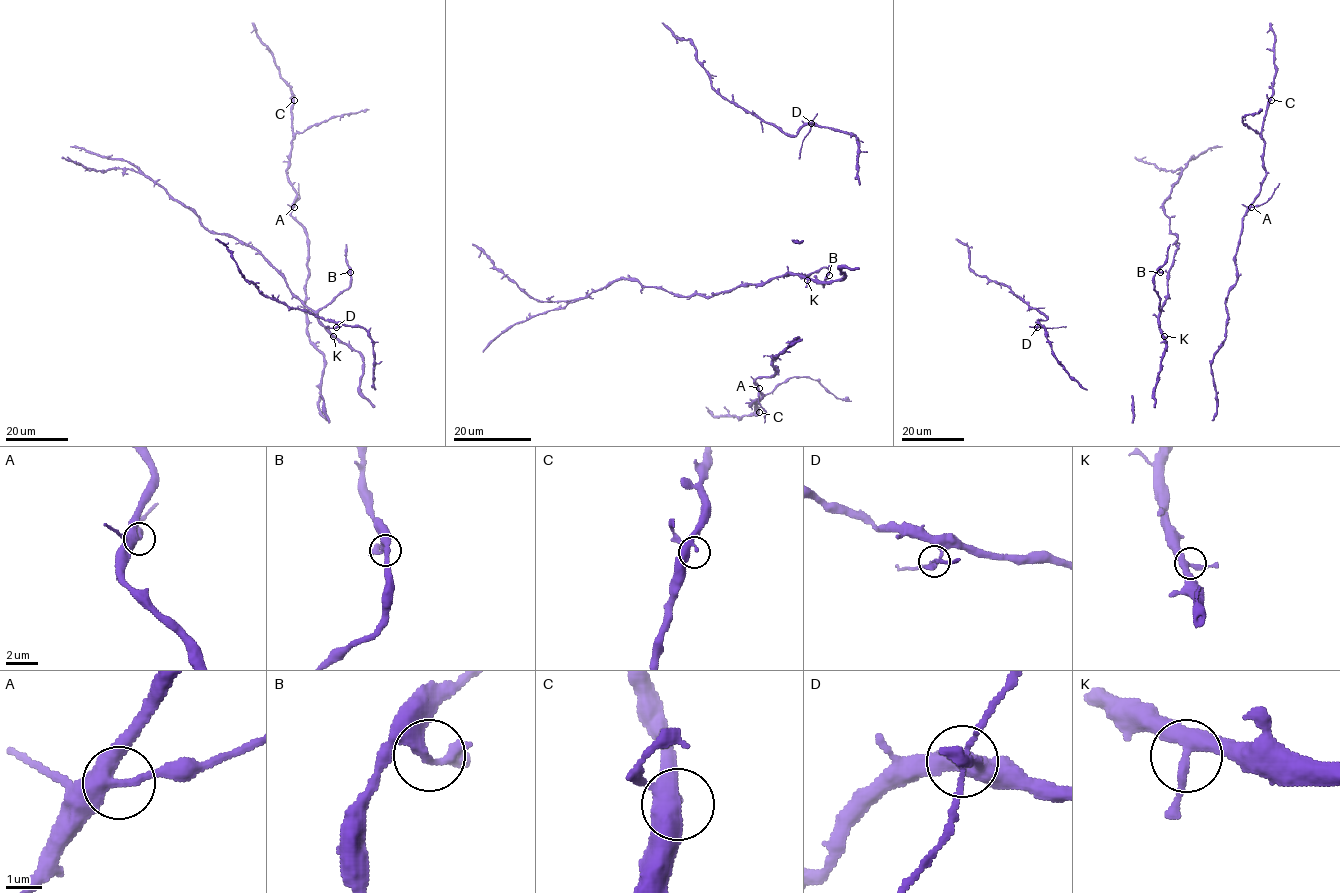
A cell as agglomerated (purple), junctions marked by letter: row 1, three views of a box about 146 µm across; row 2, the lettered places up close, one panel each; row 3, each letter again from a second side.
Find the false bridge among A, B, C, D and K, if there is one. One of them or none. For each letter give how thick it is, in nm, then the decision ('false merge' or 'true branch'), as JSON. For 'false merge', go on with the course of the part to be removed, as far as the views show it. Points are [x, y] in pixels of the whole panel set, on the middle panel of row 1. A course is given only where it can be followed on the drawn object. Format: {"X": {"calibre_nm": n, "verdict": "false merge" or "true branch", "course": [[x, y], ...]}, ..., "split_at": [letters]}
{"A": {"calibre_nm": 320, "verdict": "true branch"}, "B": {"calibre_nm": 280, "verdict": "true branch"}, "C": {"calibre_nm": 240, "verdict": "true branch"}, "D": {"calibre_nm": 200, "verdict": "false merge", "course": [[811, 123], [799, 158]]}, "K": {"calibre_nm": 360, "verdict": "true branch"}, "split_at": ["D"]}

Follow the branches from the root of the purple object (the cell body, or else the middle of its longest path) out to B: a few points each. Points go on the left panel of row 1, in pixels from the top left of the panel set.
B: (338, 338), (319, 320), (317, 312), (349, 287), (350, 272)

